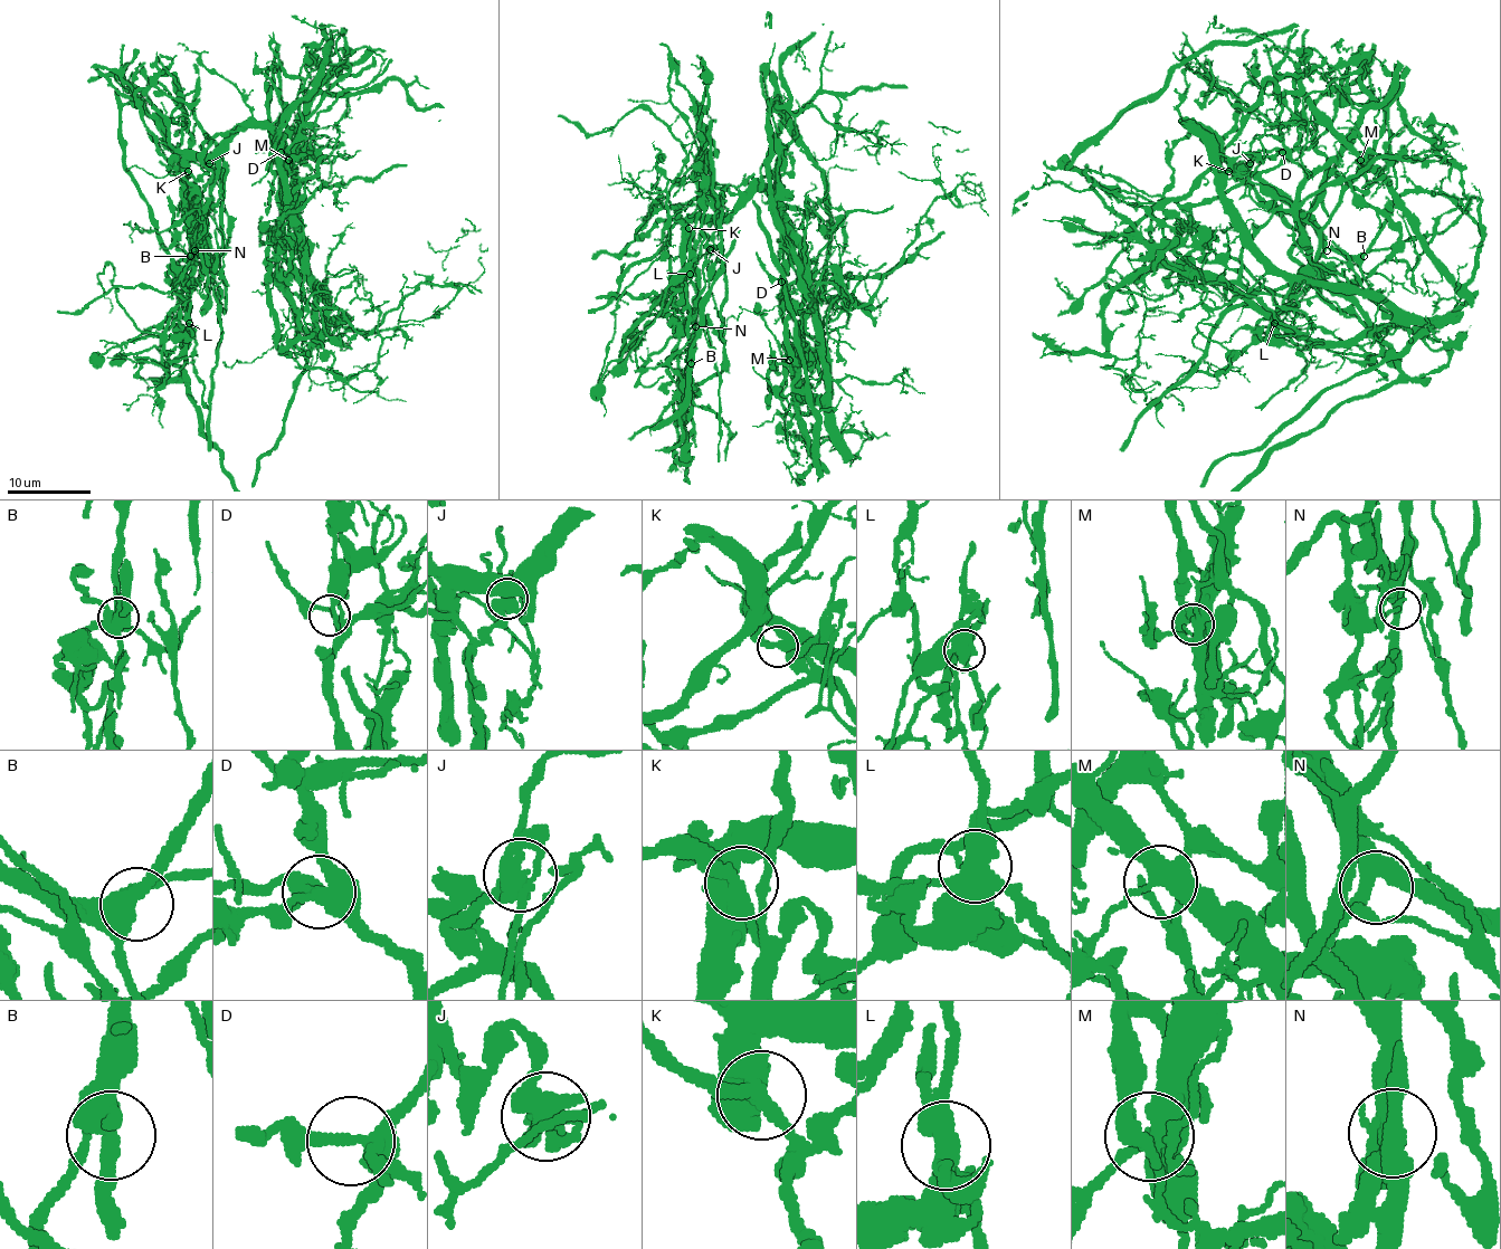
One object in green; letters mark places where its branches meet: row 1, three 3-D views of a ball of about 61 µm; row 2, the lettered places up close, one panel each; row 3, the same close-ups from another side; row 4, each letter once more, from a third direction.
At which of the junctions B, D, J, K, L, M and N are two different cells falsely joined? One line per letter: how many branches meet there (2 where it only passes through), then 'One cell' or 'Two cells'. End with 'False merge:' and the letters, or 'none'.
B: Branches: 4. One cell
D: Branches: 4. One cell
J: Branches: 4. Two cells
K: Branches: 3. One cell
L: Branches: 4. Two cells
M: Branches: 5. One cell
N: Branches: 4. One cell
False merge: J, L

